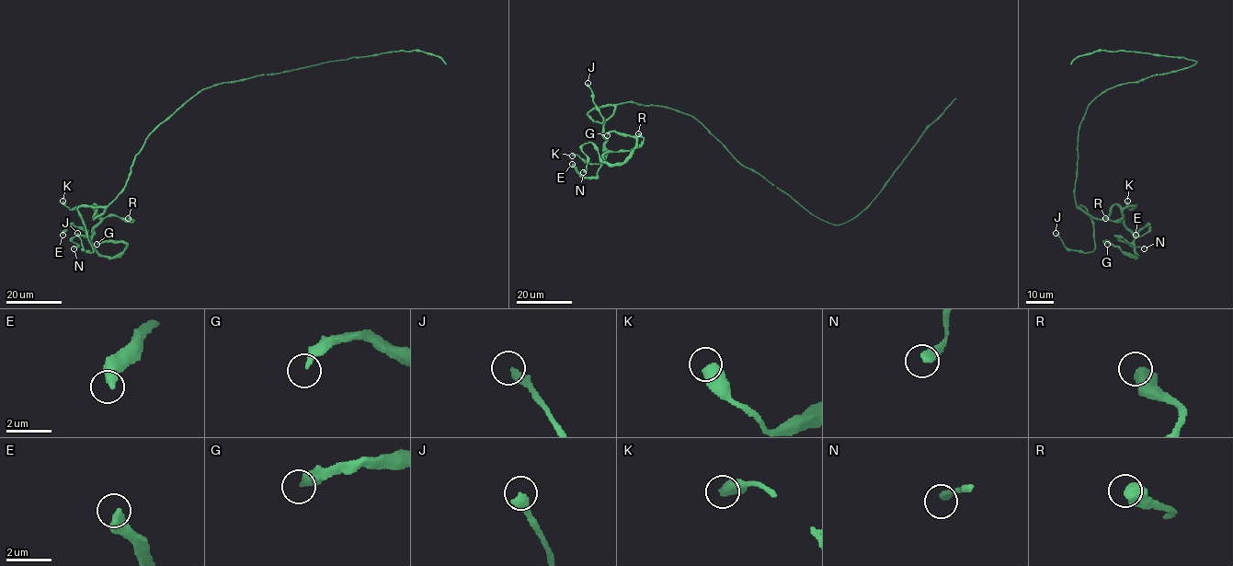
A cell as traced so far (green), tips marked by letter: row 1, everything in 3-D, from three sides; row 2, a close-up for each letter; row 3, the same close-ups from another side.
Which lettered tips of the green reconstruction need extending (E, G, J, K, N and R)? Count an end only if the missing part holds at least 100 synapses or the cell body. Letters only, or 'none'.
none

